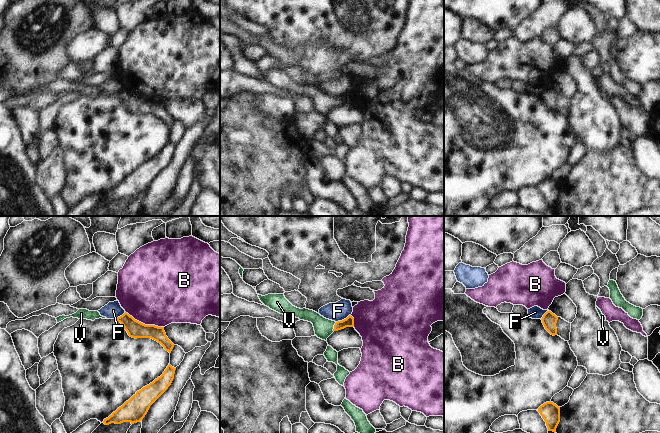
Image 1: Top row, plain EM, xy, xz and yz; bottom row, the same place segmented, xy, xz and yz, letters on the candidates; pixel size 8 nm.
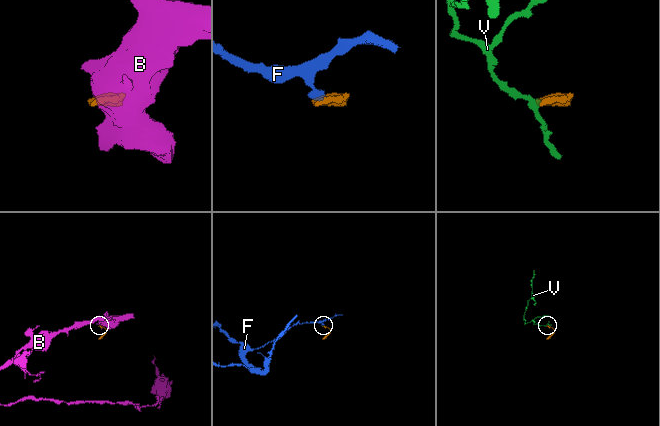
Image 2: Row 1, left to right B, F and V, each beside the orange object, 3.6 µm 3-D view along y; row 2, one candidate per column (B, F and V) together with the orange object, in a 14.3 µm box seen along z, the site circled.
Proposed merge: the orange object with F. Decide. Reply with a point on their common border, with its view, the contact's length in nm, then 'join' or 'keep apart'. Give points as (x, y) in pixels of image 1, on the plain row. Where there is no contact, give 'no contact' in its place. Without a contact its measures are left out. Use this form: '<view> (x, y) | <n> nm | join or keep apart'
xz (344, 95) | 140 nm | keep apart

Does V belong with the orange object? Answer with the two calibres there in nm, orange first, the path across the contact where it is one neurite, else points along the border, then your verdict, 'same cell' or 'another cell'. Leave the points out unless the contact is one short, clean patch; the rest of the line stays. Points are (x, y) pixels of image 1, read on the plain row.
80 nm thick on the orange side, 150 nm on the other; runs through xz (349, 97), (334, 103), (323, 103); same cell

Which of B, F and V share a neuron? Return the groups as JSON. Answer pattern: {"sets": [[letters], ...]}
{"sets": [["B"], ["F"], ["V"]]}

